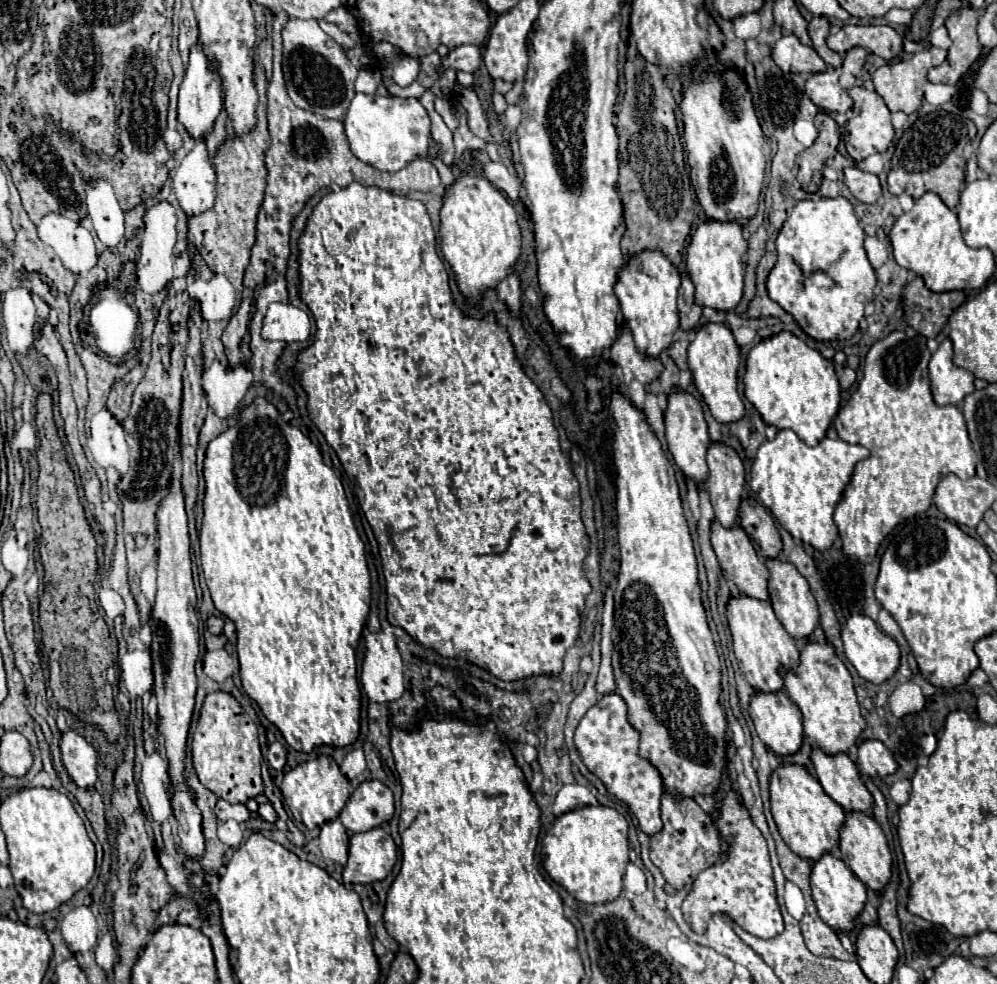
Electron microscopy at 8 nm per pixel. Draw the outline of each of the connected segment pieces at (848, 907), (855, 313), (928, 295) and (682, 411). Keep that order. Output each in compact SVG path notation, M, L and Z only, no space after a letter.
M826 854L818 862L814 862L810 884L812 884L812 898L816 902L820 918L836 932L844 934L852 932L856 926L854 920L858 918L866 902L866 886L854 876L854 872L842 860L834 858L832 854Z
M838 196L838 198L820 198L816 202L814 200L800 200L800 202L796 202L796 206L790 210L788 220L784 222L782 230L778 232L776 250L778 250L778 262L776 262L776 266L772 268L772 272L768 276L768 284L766 284L768 286L768 296L774 302L778 302L788 314L792 314L794 320L800 324L800 328L808 336L812 336L814 340L846 340L846 338L852 338L856 334L856 330L858 330L858 322L864 316L866 304L874 296L874 286L876 286L876 274L874 274L874 268L870 266L868 256L866 256L866 250L864 250L864 230L862 230L858 218L856 218L856 212L854 212L852 204L846 198L842 198L842 196Z
M918 276L904 288L904 320L926 338L936 338L950 314L964 304L966 292L952 290L936 294Z
M682 390L672 392L668 396L668 408L666 408L666 414L664 414L664 422L666 422L668 450L670 450L676 466L696 486L706 484L706 480L708 480L706 452L708 452L708 446L710 446L710 436L708 436L708 426L706 426L702 406L698 404L698 400L692 398L688 392L682 392Z

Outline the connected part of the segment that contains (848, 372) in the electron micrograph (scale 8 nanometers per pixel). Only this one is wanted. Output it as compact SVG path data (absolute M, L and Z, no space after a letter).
M844 366L844 368L840 368L838 378L840 378L840 386L842 386L844 390L848 390L848 388L854 384L854 380L856 380L856 372L854 372L852 368Z

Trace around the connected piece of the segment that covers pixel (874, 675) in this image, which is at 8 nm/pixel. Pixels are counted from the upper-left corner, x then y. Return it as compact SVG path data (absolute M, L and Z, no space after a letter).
M864 614L850 616L846 620L846 624L842 626L840 636L842 636L842 642L844 642L844 654L846 654L848 662L856 668L858 676L862 676L864 680L880 684L880 682L888 680L896 672L896 668L900 664L900 648L890 636L886 636L876 626L876 622L872 618L864 616Z

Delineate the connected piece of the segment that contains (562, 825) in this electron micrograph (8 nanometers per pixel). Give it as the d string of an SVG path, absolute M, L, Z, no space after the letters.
M586 806L558 816L542 840L542 866L548 876L584 904L604 904L622 892L622 876L628 866L628 822L606 806Z

